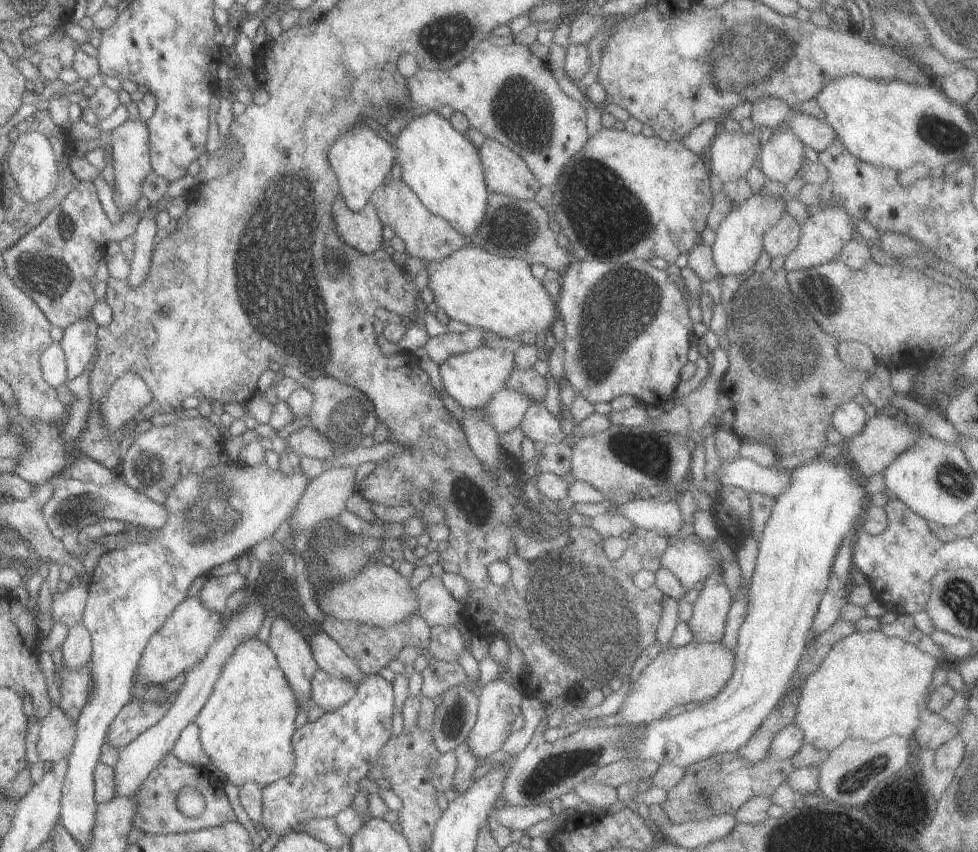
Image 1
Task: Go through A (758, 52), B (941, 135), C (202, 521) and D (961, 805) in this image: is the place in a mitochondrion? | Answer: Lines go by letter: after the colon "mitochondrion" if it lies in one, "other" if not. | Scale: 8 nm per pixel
A: mitochondrion
B: mitochondrion
C: mitochondrion
D: other

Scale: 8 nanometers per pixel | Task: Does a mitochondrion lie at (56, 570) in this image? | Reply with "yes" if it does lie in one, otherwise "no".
no

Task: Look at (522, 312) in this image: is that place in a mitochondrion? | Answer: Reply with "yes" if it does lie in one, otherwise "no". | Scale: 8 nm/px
no

